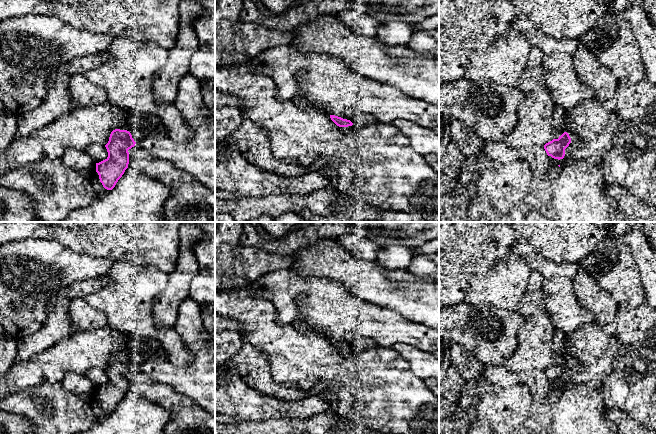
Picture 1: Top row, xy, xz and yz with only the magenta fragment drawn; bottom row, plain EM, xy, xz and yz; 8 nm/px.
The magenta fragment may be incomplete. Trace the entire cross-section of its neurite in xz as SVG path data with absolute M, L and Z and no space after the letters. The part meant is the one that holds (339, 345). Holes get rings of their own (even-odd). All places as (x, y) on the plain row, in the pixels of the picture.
M362 336L355 337L350 344L335 339L330 339L330 342L339 351L348 351L352 349L365 351L368 349L373 349L376 346L376 343L373 339L362 337Z

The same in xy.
M129 337L135 339L139 343L139 347L131 355L113 354L108 367L105 369L108 381L96 387L96 396L100 406L107 414L112 414L115 411L128 392L128 374L134 371L136 367L140 367L148 359L152 350L161 346L160 342L155 339Z

